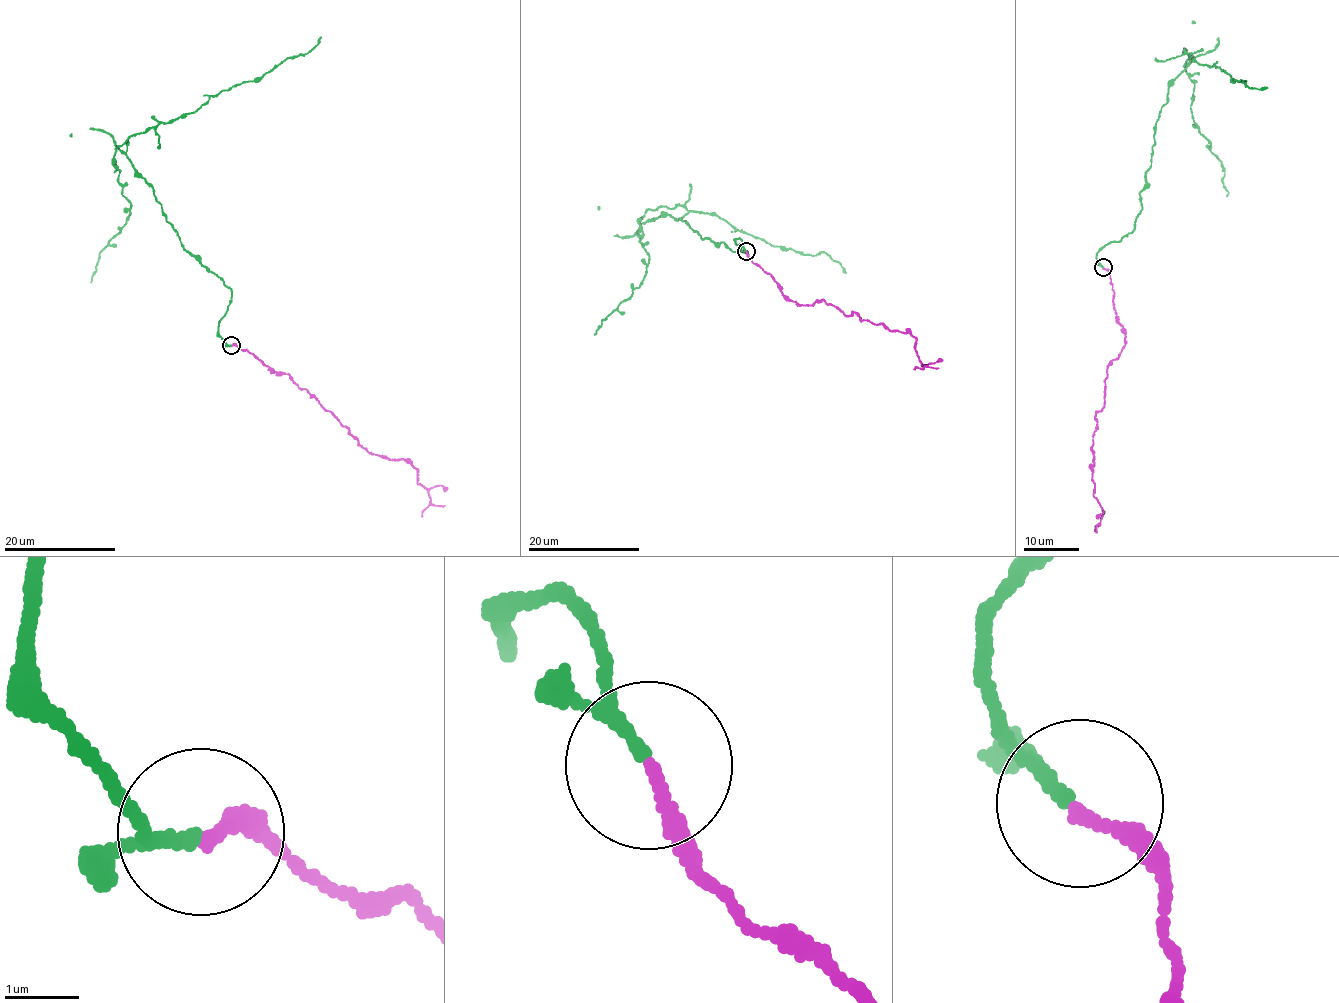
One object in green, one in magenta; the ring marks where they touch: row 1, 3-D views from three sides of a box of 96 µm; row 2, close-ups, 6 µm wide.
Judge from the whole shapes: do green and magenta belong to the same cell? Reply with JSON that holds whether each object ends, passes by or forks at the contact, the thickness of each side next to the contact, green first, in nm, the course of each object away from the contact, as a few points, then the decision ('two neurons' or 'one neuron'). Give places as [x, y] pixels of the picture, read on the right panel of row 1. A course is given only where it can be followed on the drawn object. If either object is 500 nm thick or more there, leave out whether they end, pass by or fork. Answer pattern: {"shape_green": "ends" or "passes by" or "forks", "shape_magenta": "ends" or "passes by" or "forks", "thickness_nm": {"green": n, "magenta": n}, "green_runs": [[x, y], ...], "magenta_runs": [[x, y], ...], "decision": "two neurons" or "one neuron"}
{"shape_green": "passes by", "shape_magenta": "ends", "thickness_nm": {"green": 130, "magenta": 180}, "green_runs": [[1102, 267], [1101, 249], [1133, 229], [1142, 209], [1158, 113], [1192, 60], [1185, 49], [1231, 82], [1268, 88]], "magenta_runs": [[1104, 267], [1125, 337], [1107, 368], [1104, 406], [1096, 414], [1093, 495], [1103, 514], [1094, 530]], "decision": "one neuron"}

